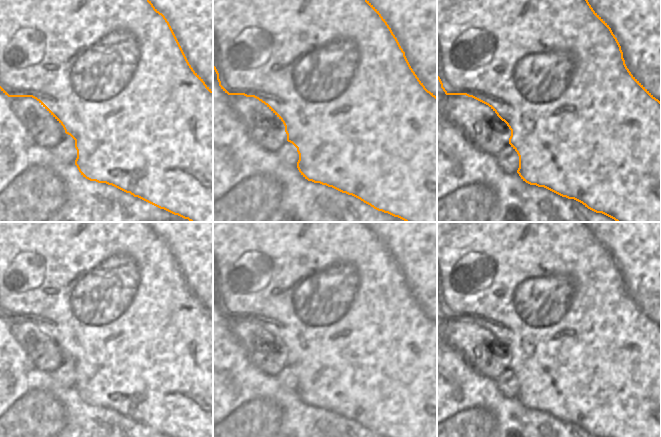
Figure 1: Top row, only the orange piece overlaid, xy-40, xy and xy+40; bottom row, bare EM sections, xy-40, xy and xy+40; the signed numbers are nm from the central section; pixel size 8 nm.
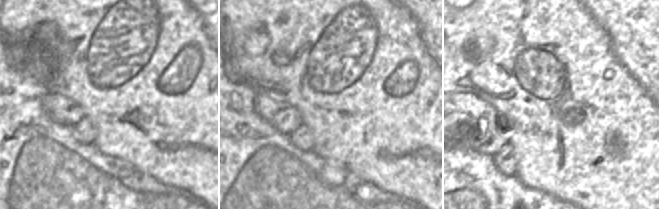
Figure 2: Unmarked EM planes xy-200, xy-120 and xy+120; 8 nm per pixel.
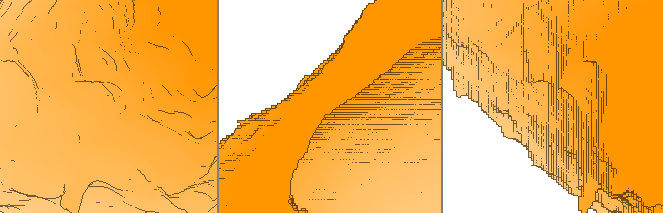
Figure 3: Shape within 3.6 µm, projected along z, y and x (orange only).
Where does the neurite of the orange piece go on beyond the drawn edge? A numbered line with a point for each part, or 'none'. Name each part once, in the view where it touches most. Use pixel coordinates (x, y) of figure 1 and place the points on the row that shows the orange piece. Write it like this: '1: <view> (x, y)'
1: xy+40 (636, 24)

